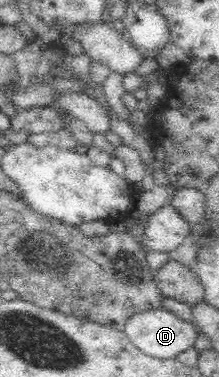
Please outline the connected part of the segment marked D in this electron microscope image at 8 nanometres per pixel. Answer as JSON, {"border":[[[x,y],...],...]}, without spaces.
{"border":[[[162,307],[131,316],[126,320],[124,331],[141,352],[162,359],[176,358],[184,350],[193,347],[201,334],[199,324],[192,317],[177,316],[175,312]]]}

